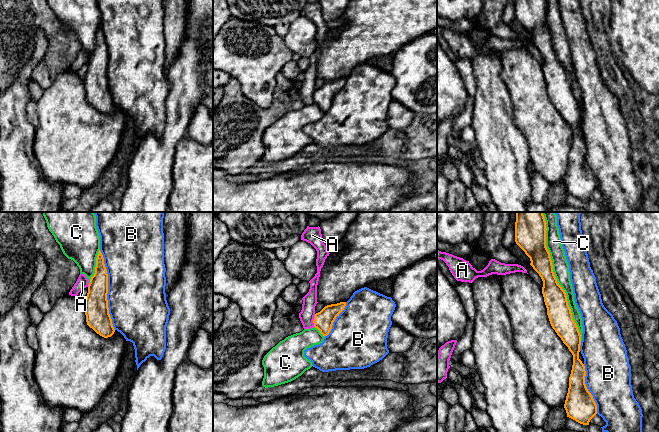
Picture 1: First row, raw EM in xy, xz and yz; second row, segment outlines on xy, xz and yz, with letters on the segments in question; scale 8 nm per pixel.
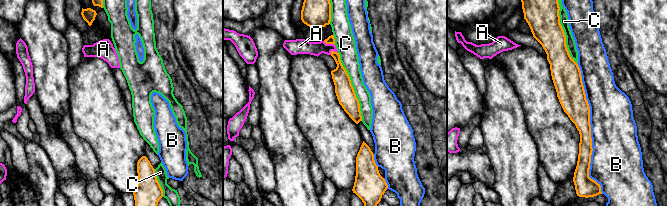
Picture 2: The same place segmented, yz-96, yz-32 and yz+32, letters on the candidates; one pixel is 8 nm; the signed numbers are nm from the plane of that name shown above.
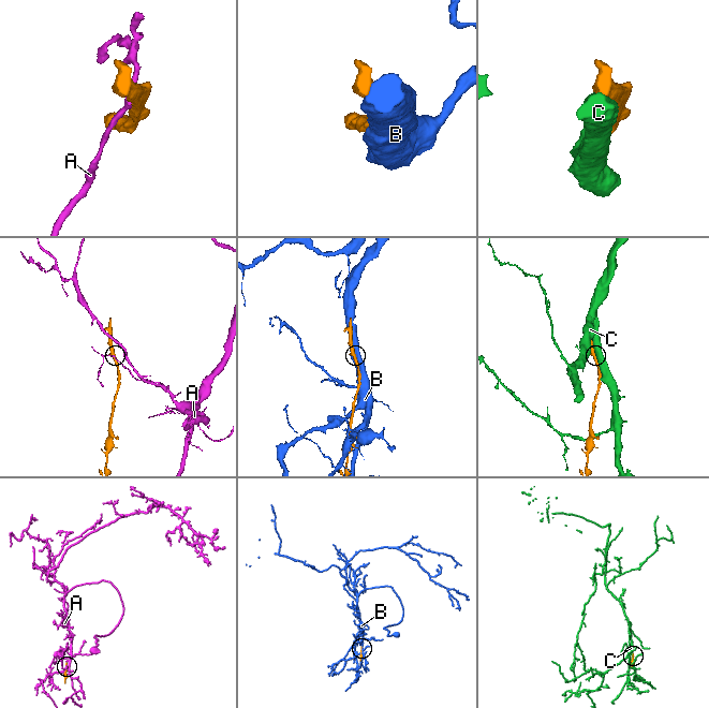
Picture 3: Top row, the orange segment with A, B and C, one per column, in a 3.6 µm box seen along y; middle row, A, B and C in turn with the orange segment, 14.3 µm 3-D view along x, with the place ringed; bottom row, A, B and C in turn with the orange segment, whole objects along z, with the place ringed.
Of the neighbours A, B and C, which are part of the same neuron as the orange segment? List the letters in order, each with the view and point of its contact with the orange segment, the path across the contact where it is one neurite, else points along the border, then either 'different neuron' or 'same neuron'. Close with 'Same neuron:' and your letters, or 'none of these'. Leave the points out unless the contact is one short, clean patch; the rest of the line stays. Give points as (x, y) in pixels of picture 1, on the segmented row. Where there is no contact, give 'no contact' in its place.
A: meets orange in xz at (313, 320); different neuron
B: meets orange in xy at (107, 290); different neuron
C: meets orange in yz at (554, 276); different neuron
Same neuron: none of these

